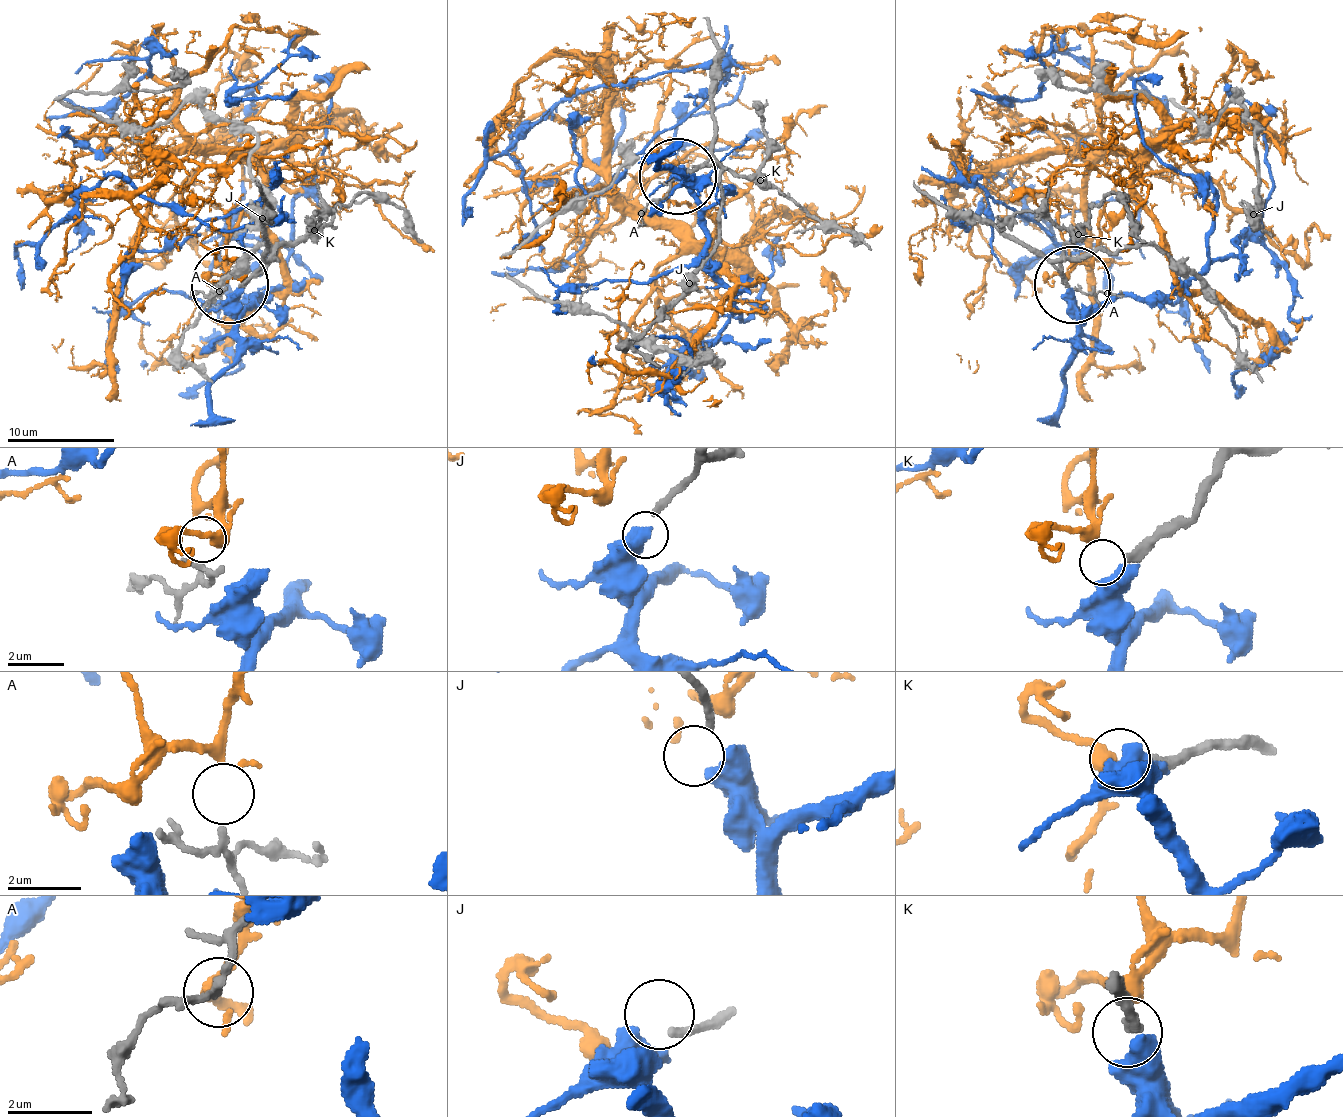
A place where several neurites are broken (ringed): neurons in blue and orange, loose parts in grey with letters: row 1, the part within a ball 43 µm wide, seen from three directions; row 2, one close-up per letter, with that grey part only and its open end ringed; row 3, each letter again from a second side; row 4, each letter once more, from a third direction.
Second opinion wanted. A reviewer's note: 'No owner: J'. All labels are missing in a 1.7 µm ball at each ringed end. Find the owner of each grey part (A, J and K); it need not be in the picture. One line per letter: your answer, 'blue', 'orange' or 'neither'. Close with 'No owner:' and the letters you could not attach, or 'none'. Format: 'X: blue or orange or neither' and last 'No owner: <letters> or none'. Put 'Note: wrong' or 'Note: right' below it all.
A: orange
J: neither
K: blue
No owner: J
Note: right

